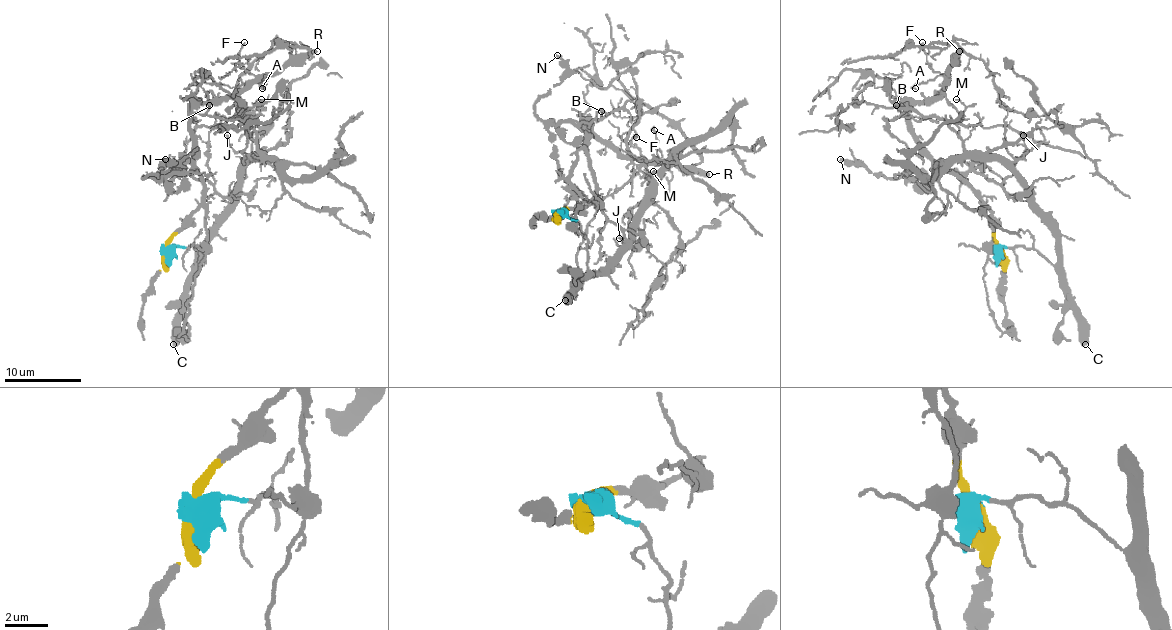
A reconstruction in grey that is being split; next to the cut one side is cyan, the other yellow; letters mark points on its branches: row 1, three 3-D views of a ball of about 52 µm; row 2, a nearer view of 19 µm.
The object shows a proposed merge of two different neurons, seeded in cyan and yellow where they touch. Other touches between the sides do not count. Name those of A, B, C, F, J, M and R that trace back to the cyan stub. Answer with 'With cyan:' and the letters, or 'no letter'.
With cyan: C, J, M

